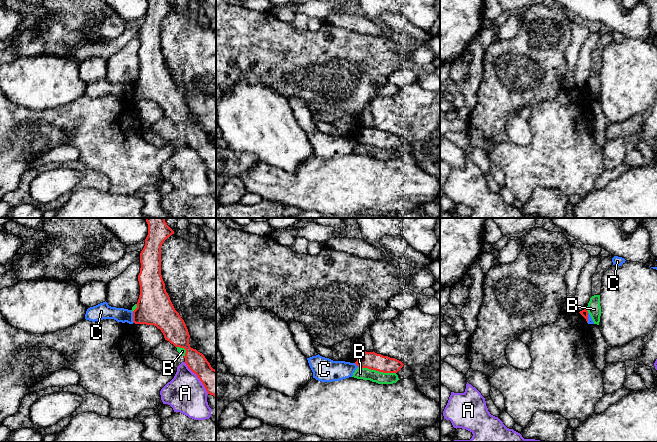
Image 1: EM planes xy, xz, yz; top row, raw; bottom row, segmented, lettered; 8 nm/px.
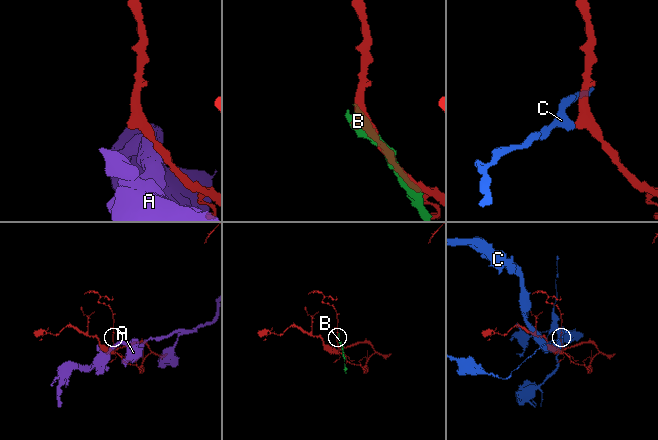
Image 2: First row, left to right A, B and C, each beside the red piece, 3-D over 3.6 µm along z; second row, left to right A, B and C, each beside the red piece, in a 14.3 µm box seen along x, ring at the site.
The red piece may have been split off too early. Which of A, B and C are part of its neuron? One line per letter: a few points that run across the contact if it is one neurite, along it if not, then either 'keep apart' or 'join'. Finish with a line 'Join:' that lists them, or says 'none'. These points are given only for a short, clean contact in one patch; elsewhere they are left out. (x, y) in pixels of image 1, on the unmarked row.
A: line xy (184, 138), (196, 151), (208, 169); keep apart
B: keep apart
C: line xy (132, 88), (132, 96), (134, 98); keep apart
Join: none

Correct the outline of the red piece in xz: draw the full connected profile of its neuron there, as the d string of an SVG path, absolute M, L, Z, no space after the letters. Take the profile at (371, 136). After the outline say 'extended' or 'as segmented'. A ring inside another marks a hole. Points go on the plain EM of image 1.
M363 127L355 140L359 144L368 144L383 149L397 149L404 141L401 137L395 134L383 132L374 127Z; as segmented

